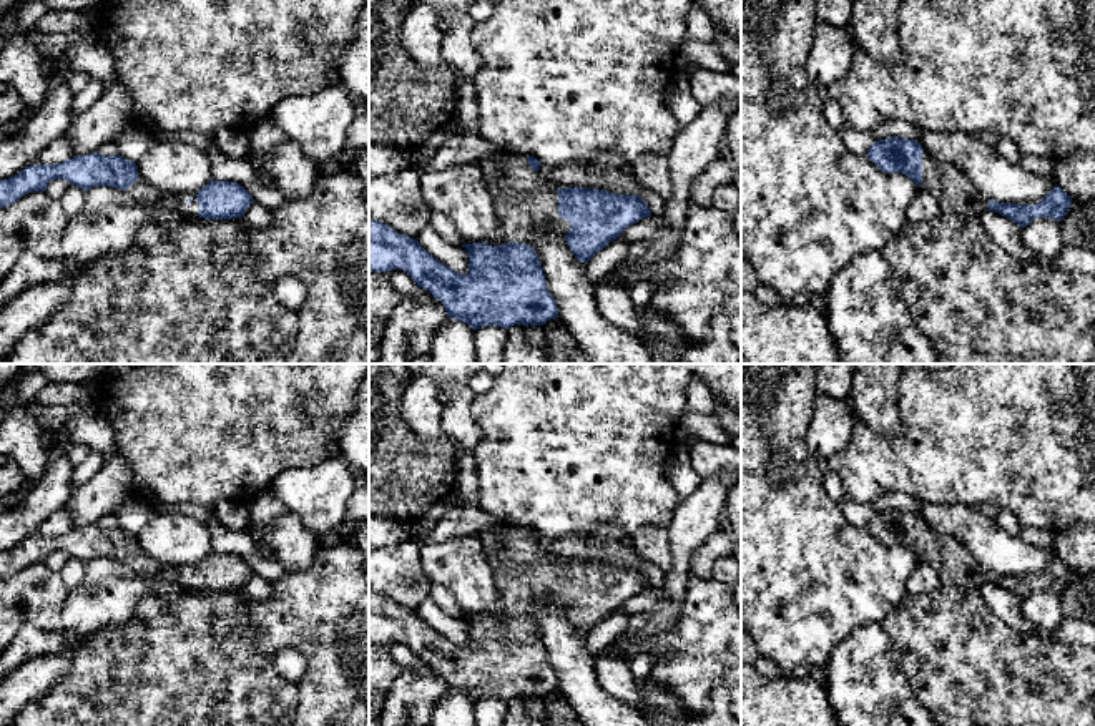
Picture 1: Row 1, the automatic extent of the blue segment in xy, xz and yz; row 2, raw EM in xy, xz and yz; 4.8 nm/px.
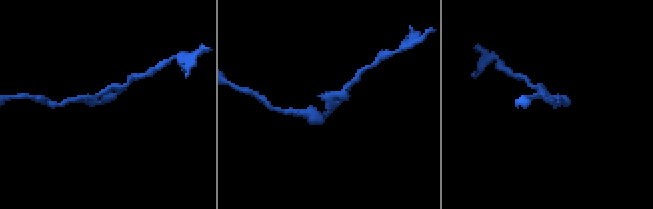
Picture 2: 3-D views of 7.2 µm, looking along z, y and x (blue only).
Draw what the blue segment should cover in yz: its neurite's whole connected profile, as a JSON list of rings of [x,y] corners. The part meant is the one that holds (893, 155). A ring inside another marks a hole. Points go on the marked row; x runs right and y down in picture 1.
[[[899,136],[879,140],[869,148],[867,158],[886,173],[909,176],[917,189],[935,198],[942,213],[980,216],[985,211],[995,211],[1025,228],[1035,218],[1062,221],[1072,204],[1072,198],[1060,186],[1055,186],[1035,206],[987,199],[957,168],[942,168],[914,140]]]

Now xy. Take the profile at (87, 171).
[[[96,151],[58,164],[30,164],[18,174],[0,179],[0,208],[13,204],[27,193],[45,191],[52,179],[66,179],[83,191],[95,186],[118,188],[150,209],[174,211],[191,219],[243,218],[254,201],[241,184],[216,179],[199,191],[166,193],[143,181],[136,163]]]

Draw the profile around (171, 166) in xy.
[[[158,140],[136,163],[138,176],[166,193],[191,193],[211,178],[209,156],[193,145]]]

